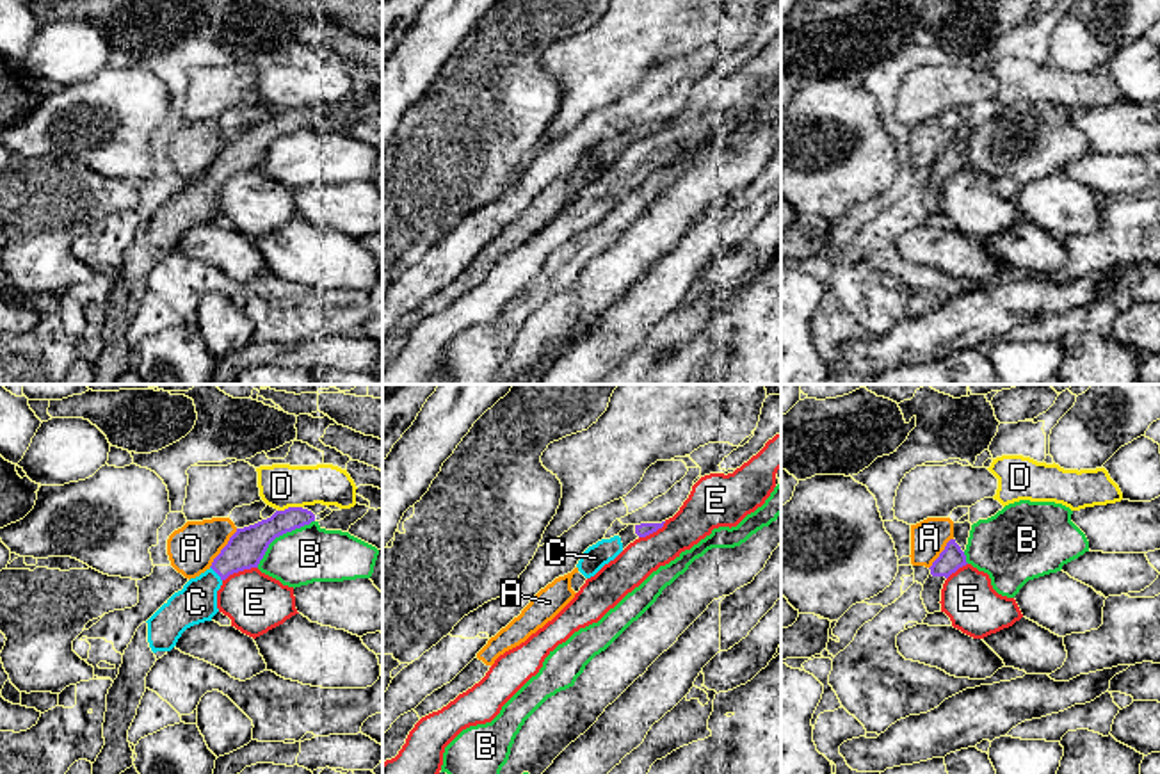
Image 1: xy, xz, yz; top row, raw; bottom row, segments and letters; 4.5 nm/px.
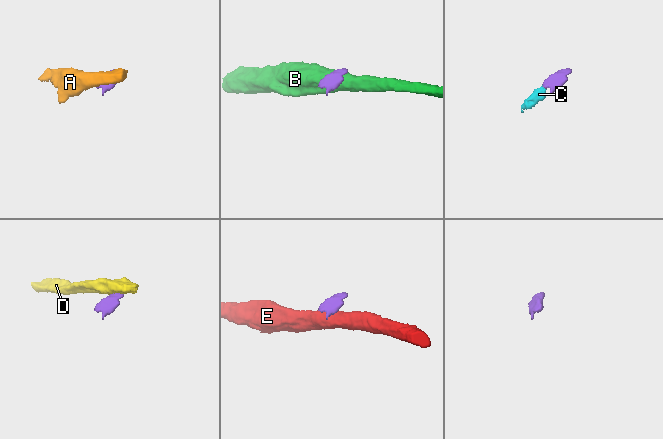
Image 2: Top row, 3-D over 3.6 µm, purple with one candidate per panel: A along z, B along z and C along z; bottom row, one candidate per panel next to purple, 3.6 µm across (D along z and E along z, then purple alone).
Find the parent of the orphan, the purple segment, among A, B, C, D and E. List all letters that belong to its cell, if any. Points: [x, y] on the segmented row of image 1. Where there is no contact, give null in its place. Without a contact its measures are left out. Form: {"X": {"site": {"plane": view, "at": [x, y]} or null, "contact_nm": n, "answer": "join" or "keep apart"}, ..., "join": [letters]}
{"A": {"site": {"plane": "xy", "at": [223, 548]}, "contact_nm": 220, "answer": "keep apart"}, "B": {"site": {"plane": "xy", "at": [280, 534]}, "contact_nm": 340, "answer": "keep apart"}, "C": {"site": {"plane": "xy", "at": [216, 572]}, "contact_nm": 90, "answer": "join"}, "D": {"site": {"plane": "xy", "at": [289, 507]}, "contact_nm": 110, "answer": "keep apart"}, "E": {"site": {"plane": "xy", "at": [239, 570]}, "contact_nm": 170, "answer": "keep apart"}, "join": ["C"]}

